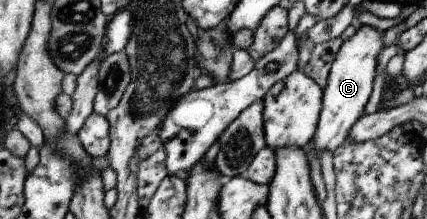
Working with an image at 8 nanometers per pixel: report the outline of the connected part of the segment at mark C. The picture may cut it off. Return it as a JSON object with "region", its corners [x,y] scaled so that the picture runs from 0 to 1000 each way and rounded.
{"region":[[[841,110],[829,160],[801,192],[770,324],[763,397],[756,406],[756,484],[742,594],[733,616],[731,671],[745,708],[759,680],[782,689],[810,653],[820,584],[848,534],[852,484],[867,452],[871,388],[883,333],[881,279],[885,247],[899,210],[899,146],[885,142],[881,123]]]}

